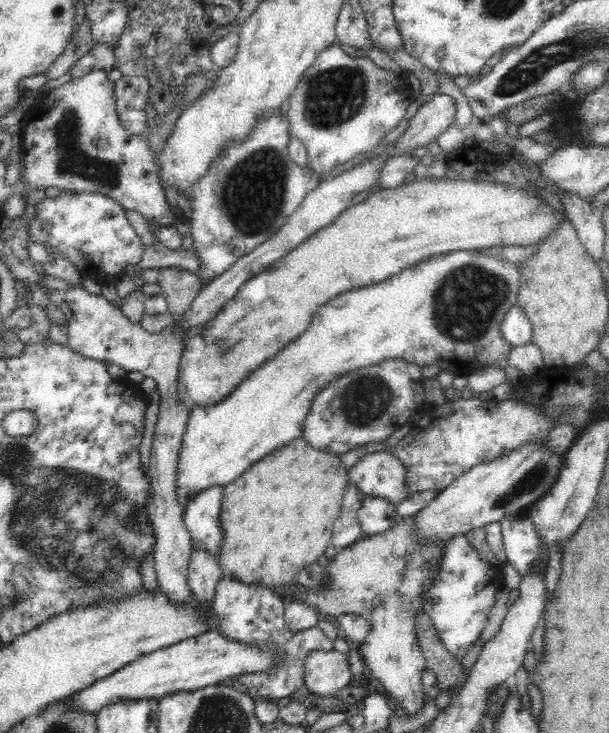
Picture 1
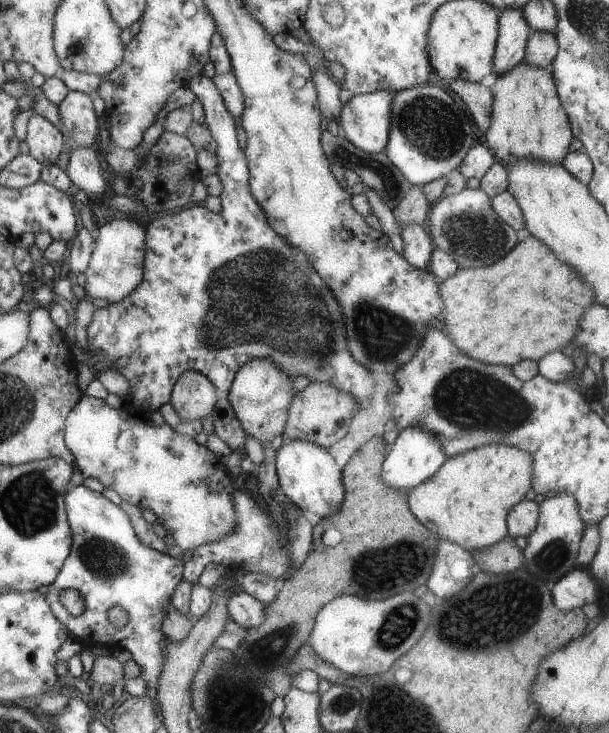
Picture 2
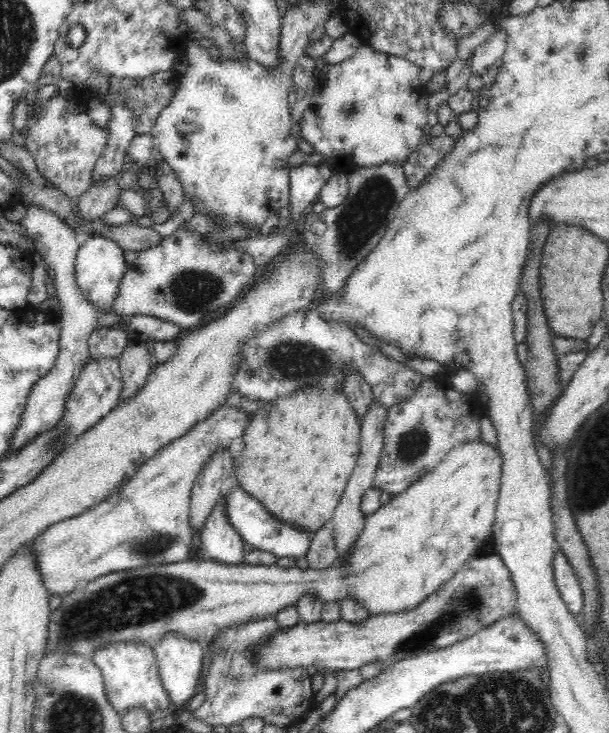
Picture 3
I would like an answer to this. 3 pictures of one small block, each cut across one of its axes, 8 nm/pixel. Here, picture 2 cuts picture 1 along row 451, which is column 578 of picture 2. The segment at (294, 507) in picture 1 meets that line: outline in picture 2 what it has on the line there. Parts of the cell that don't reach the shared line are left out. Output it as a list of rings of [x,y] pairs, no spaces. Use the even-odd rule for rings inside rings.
[[[528,235],[523,241],[518,242],[509,252],[505,253],[505,256],[496,260],[489,266],[481,267],[465,267],[463,269],[457,269],[457,272],[453,273],[453,276],[449,276],[438,285],[439,300],[441,300],[441,306],[443,306],[443,330],[450,340],[455,344],[456,348],[459,348],[467,356],[470,356],[473,360],[479,360],[481,364],[493,364],[493,365],[505,365],[508,367],[513,366],[517,361],[523,359],[529,359],[538,361],[544,354],[551,351],[563,351],[573,340],[573,334],[575,334],[575,328],[577,328],[577,322],[579,318],[585,314],[585,310],[593,304],[593,290],[589,284],[585,284],[581,280],[581,276],[569,268],[565,262],[557,260],[557,256],[545,246],[541,244],[535,236]]]

